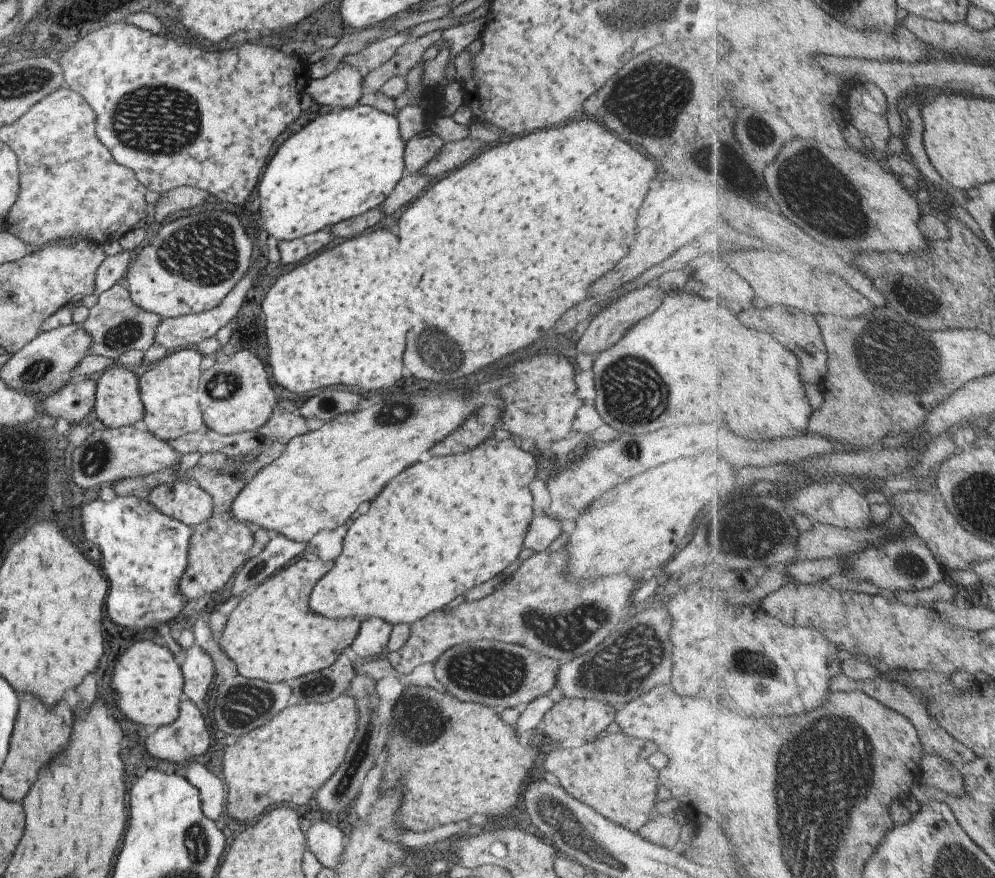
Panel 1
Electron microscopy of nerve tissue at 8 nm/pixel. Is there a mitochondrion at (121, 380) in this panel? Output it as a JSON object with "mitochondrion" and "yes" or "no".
{"mitochondrion":"no"}

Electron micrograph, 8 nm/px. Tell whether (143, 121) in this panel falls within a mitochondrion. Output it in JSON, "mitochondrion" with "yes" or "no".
{"mitochondrion":"yes"}

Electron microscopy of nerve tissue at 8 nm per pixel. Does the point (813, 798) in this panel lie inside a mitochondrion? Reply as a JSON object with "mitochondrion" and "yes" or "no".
{"mitochondrion":"yes"}

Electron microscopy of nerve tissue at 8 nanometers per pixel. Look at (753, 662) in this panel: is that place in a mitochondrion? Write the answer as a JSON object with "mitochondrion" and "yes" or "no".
{"mitochondrion":"yes"}

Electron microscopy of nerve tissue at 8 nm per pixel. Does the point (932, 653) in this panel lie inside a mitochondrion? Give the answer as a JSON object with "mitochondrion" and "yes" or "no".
{"mitochondrion":"no"}

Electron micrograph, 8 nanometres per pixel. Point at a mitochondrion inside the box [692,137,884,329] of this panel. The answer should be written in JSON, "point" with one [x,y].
{"point":[807,168]}

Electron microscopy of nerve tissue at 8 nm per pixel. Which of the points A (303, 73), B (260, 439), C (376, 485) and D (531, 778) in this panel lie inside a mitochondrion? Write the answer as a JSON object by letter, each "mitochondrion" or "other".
{"A":"other","B":"other","C":"other","D":"other"}

